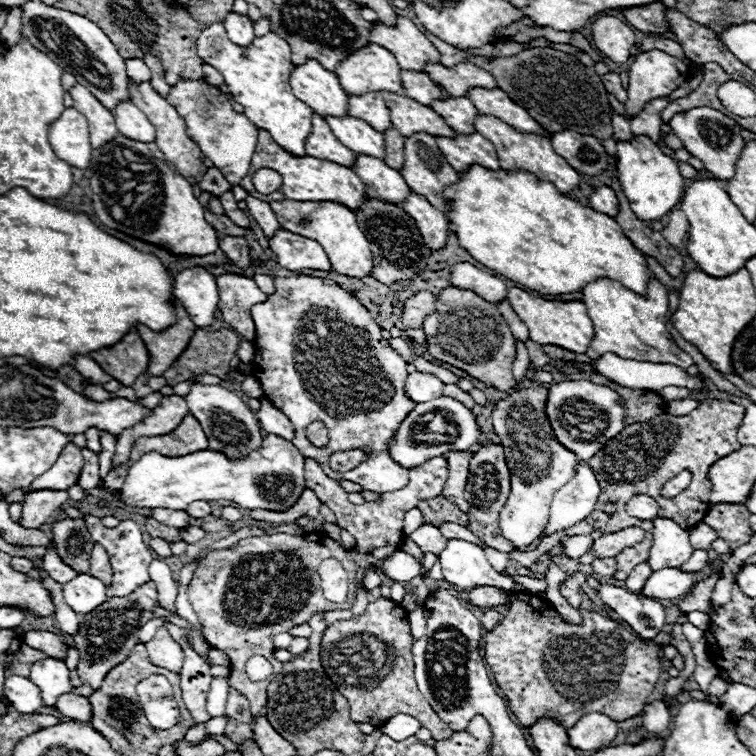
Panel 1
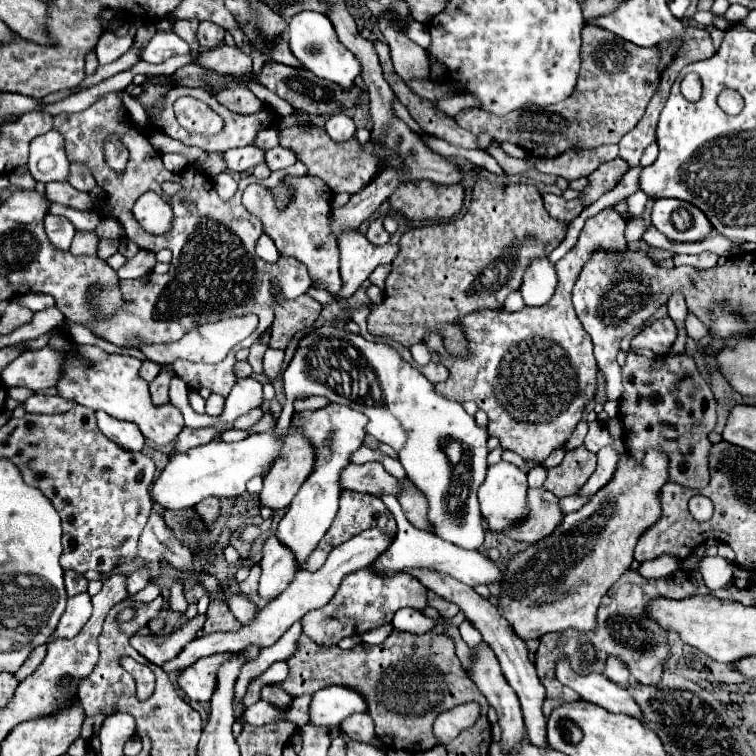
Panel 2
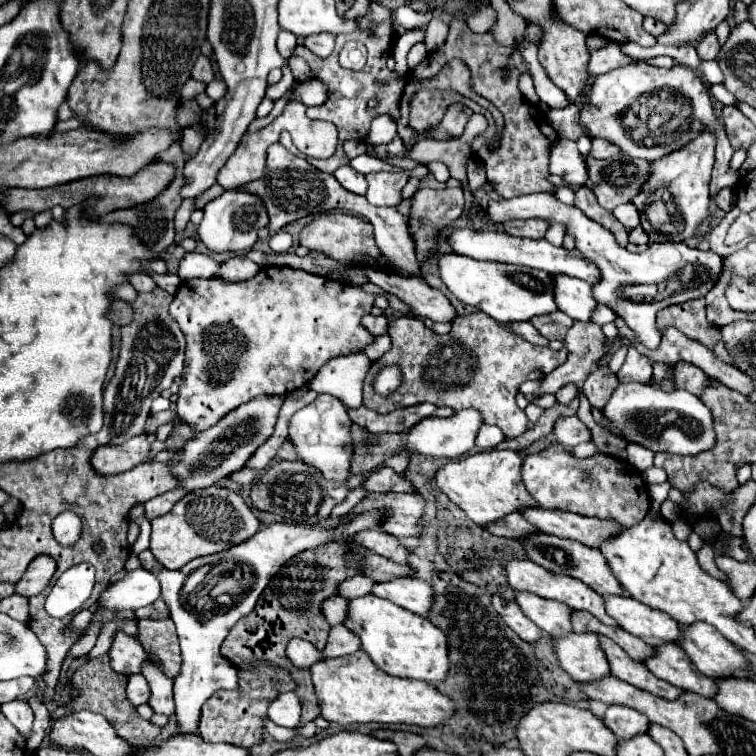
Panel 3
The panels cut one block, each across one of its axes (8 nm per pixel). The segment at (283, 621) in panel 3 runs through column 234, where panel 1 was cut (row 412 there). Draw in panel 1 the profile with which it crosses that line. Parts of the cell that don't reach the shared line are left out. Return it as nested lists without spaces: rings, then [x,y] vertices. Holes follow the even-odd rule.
[[[592,374],[592,380],[596,384],[608,386],[608,388],[618,392],[624,400],[624,410],[626,410],[626,424],[634,424],[634,422],[646,422],[654,416],[660,416],[666,412],[666,402],[658,396],[658,392],[652,390],[632,390],[632,388],[624,388],[620,384],[614,384],[612,380],[608,380],[602,374]]]

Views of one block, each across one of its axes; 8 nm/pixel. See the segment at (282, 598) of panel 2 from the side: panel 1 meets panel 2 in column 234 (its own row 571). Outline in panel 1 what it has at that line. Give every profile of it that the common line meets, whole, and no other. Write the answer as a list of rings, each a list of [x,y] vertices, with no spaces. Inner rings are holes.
[[[646,562],[638,564],[638,566],[628,574],[628,578],[626,578],[626,588],[628,588],[630,592],[638,592],[638,590],[642,588],[644,580],[646,580],[650,574],[652,574],[652,568],[650,568]]]

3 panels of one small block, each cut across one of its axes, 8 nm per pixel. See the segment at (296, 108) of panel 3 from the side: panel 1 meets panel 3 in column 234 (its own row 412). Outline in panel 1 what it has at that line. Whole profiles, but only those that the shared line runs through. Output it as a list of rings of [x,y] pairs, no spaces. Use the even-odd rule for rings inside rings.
[[[162,396],[162,402],[152,410],[150,416],[146,416],[140,424],[134,424],[126,428],[122,434],[118,434],[118,444],[116,444],[116,454],[112,458],[112,464],[116,466],[128,460],[130,446],[138,438],[162,436],[164,432],[172,432],[186,414],[188,414],[188,406],[182,396]]]

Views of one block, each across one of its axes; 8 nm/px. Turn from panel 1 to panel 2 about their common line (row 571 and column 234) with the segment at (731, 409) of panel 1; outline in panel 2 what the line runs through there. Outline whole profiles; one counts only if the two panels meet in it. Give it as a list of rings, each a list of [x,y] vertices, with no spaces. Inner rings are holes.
[[[212,600],[210,606],[208,606],[206,634],[212,634],[212,632],[236,632],[238,628],[242,628],[242,624],[238,624],[234,614],[224,604],[218,604],[218,600]]]

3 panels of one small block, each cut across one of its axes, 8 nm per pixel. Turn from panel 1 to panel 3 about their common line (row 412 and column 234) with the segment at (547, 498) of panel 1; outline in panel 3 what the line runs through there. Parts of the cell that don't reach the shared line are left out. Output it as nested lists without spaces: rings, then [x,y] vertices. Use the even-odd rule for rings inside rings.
[[[210,486],[194,490],[174,504],[174,508],[152,520],[150,550],[154,558],[168,570],[178,570],[194,558],[224,552],[258,532],[258,518],[248,508],[244,498],[234,490]]]

